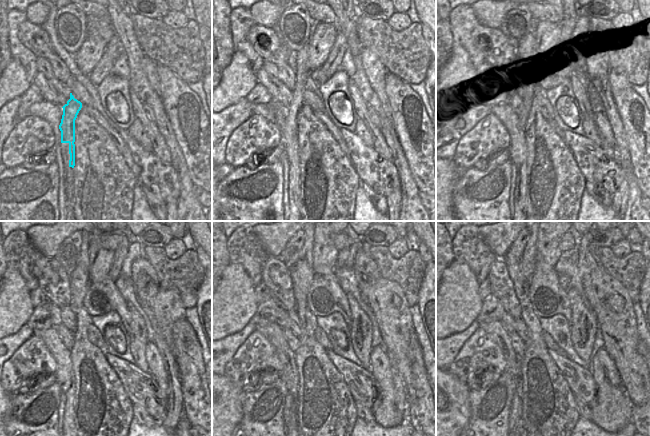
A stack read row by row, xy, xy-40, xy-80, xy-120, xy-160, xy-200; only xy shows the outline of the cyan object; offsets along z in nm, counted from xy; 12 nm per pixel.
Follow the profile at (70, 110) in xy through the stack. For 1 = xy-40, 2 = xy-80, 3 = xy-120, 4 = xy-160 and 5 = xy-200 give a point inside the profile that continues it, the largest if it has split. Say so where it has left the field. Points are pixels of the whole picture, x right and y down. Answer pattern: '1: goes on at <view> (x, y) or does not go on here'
1: goes on at xy-40 (290, 131)
2: goes on at xy-80 (526, 65)
3: goes on at xy-120 (79, 277)
4: goes on at xy-160 (303, 275)
5: goes on at xy-200 (528, 263)

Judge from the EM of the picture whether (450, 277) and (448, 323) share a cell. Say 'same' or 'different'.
same

